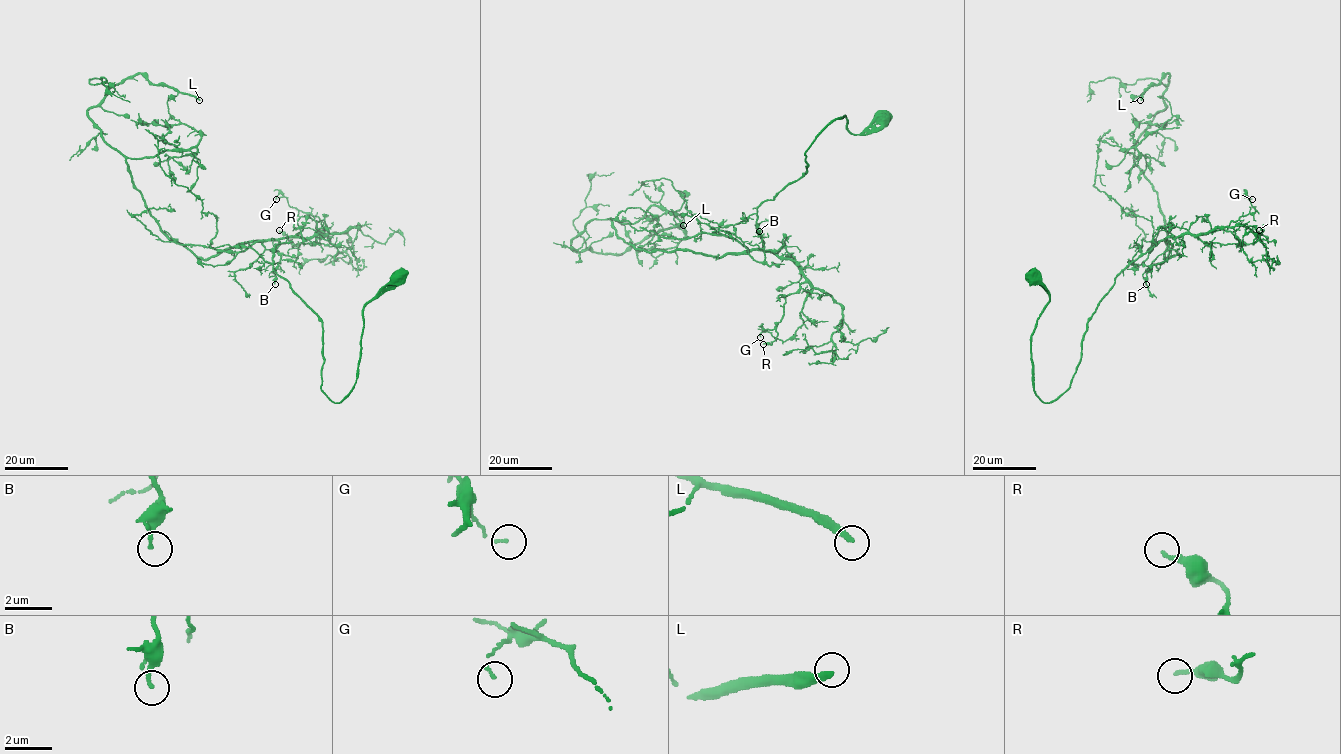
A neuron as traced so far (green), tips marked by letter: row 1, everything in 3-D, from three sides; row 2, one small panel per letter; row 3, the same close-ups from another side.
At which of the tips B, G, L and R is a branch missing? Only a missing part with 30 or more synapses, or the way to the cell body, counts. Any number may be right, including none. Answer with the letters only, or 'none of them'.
L

